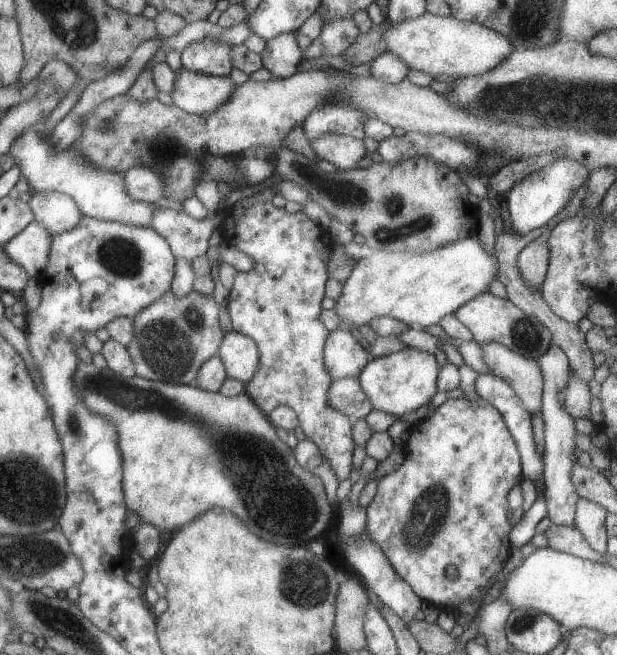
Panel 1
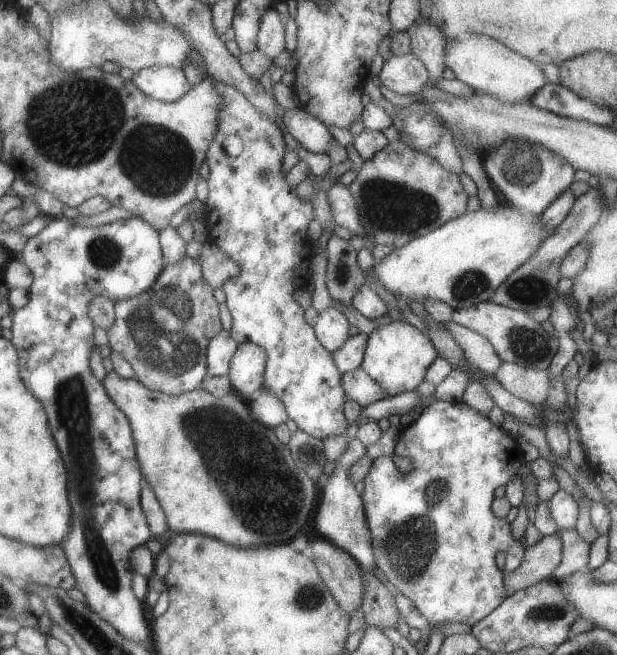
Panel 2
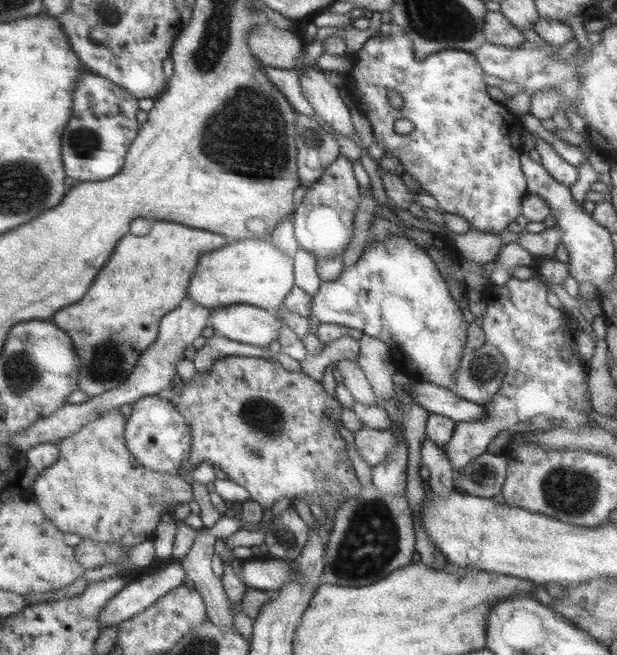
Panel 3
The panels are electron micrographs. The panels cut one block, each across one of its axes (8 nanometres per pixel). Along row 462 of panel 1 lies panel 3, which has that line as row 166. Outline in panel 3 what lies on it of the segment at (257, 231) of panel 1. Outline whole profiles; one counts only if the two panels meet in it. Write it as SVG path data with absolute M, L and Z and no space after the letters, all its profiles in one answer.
M341 154L314 184L306 186L308 191L293 214L294 236L299 248L313 254L317 260L341 257L352 240L355 214L361 199L352 164Z

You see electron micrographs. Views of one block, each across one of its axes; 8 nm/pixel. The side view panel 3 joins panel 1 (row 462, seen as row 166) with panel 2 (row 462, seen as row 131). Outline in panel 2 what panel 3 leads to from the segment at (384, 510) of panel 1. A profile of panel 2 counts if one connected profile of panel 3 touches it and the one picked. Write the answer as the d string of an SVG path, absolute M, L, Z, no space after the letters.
M439 400L426 406L422 410L420 417L406 427L402 427L400 440L395 446L395 454L398 457L410 458L414 468L408 473L401 472L394 462L392 456L380 456L373 461L373 466L368 476L363 480L365 489L361 494L364 500L364 510L368 520L369 532L372 536L372 550L376 556L376 567L379 572L384 572L386 580L394 584L402 596L405 596L416 606L416 610L430 622L430 624L444 624L444 622L460 623L472 626L486 618L488 614L494 612L502 601L508 597L504 578L506 574L514 572L522 560L527 548L524 548L520 541L512 536L510 523L506 519L498 518L492 513L492 502L494 502L494 492L498 486L508 484L510 478L517 474L520 466L524 464L524 454L521 440L518 437L512 437L504 428L496 426L488 416L476 412L476 409L470 408L466 403L459 403Z

